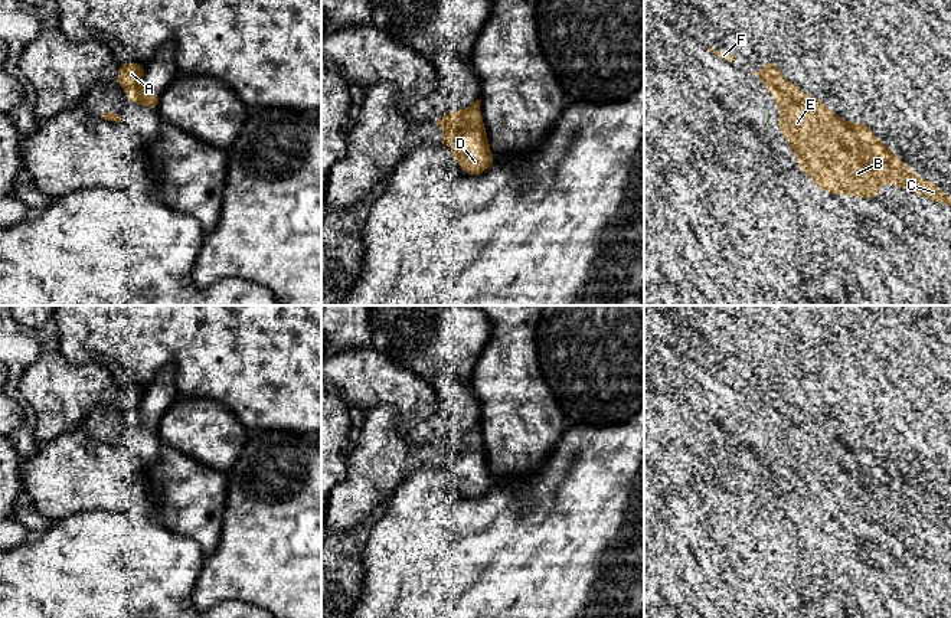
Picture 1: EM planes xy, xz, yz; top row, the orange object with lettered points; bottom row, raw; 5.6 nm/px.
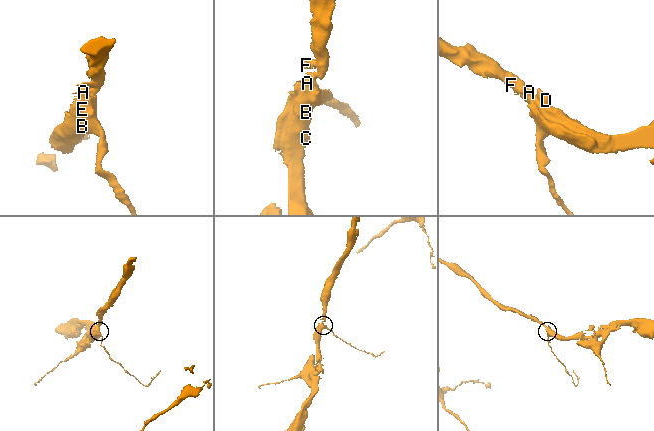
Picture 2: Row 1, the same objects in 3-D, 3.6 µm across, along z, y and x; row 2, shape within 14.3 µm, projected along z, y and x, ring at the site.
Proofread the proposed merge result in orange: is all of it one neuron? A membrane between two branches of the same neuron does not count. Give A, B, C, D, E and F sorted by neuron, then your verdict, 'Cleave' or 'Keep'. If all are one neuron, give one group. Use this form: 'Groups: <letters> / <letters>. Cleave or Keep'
Groups: A B C D E F. Keep

